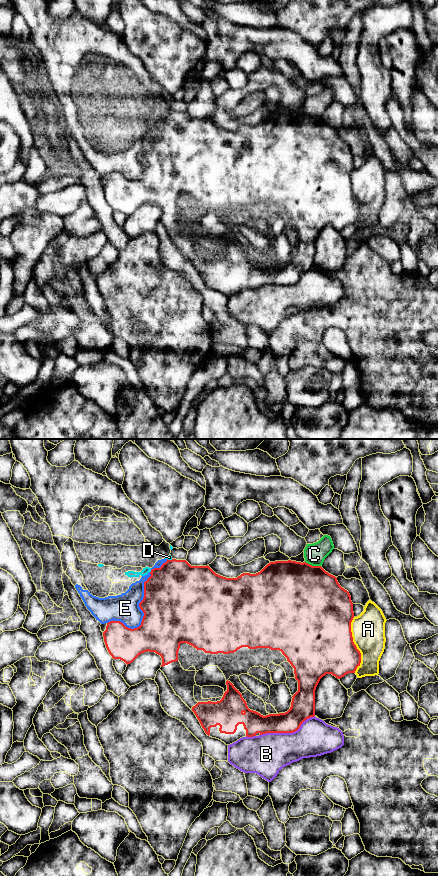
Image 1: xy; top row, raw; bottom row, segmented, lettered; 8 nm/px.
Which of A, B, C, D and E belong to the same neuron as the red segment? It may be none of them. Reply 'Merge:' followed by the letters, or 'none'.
Merge: none

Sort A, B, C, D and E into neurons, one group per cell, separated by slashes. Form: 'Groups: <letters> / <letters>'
Groups: A / B / C / D E

